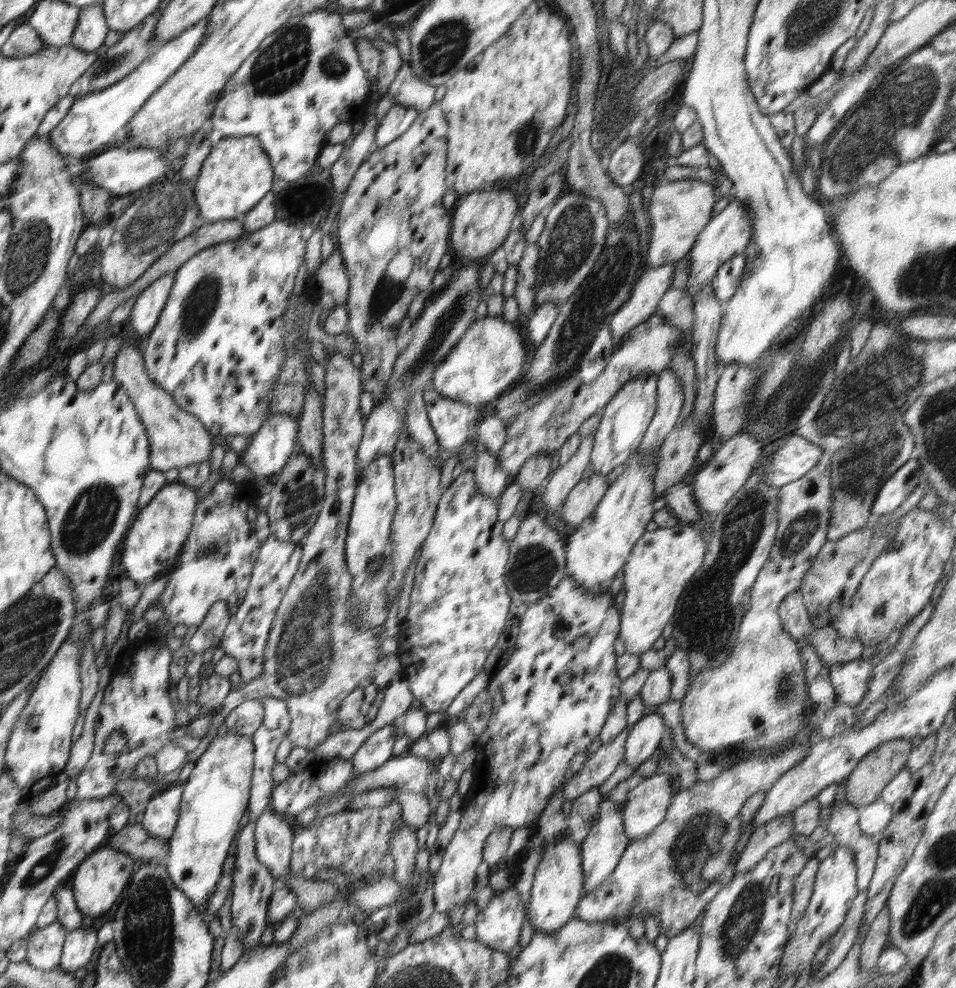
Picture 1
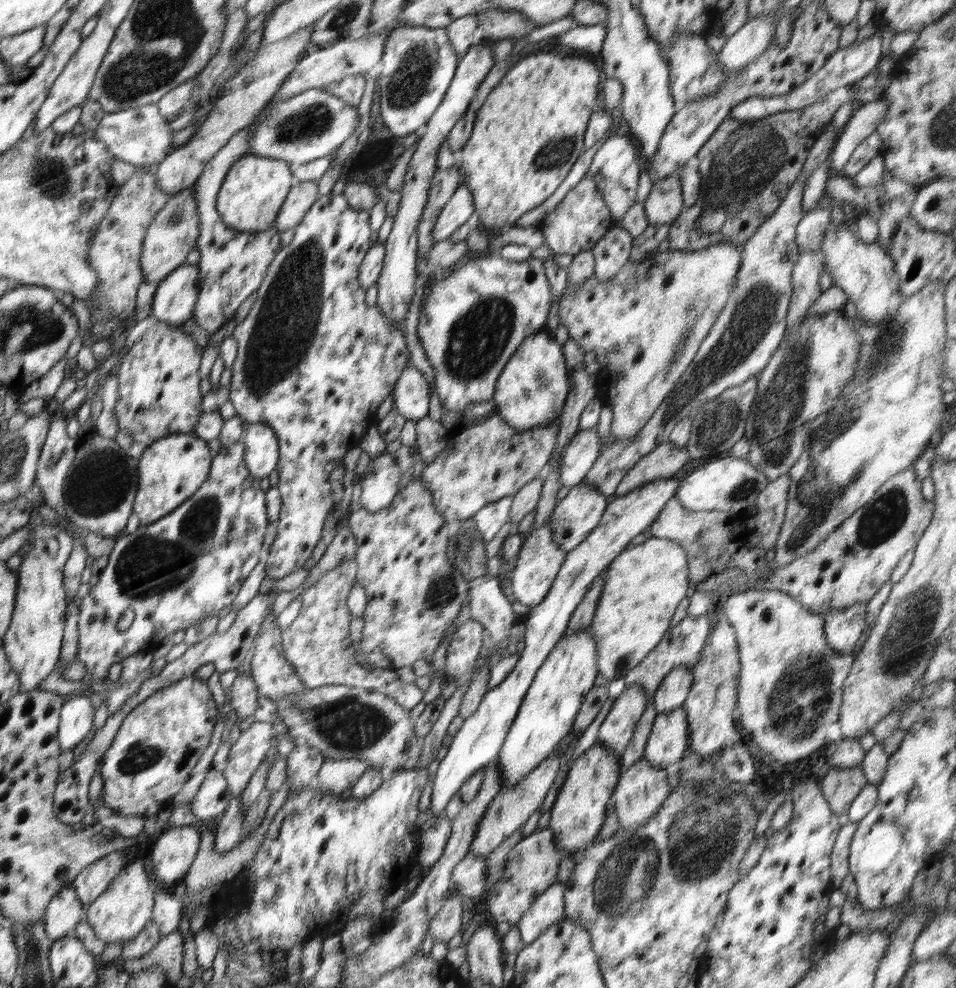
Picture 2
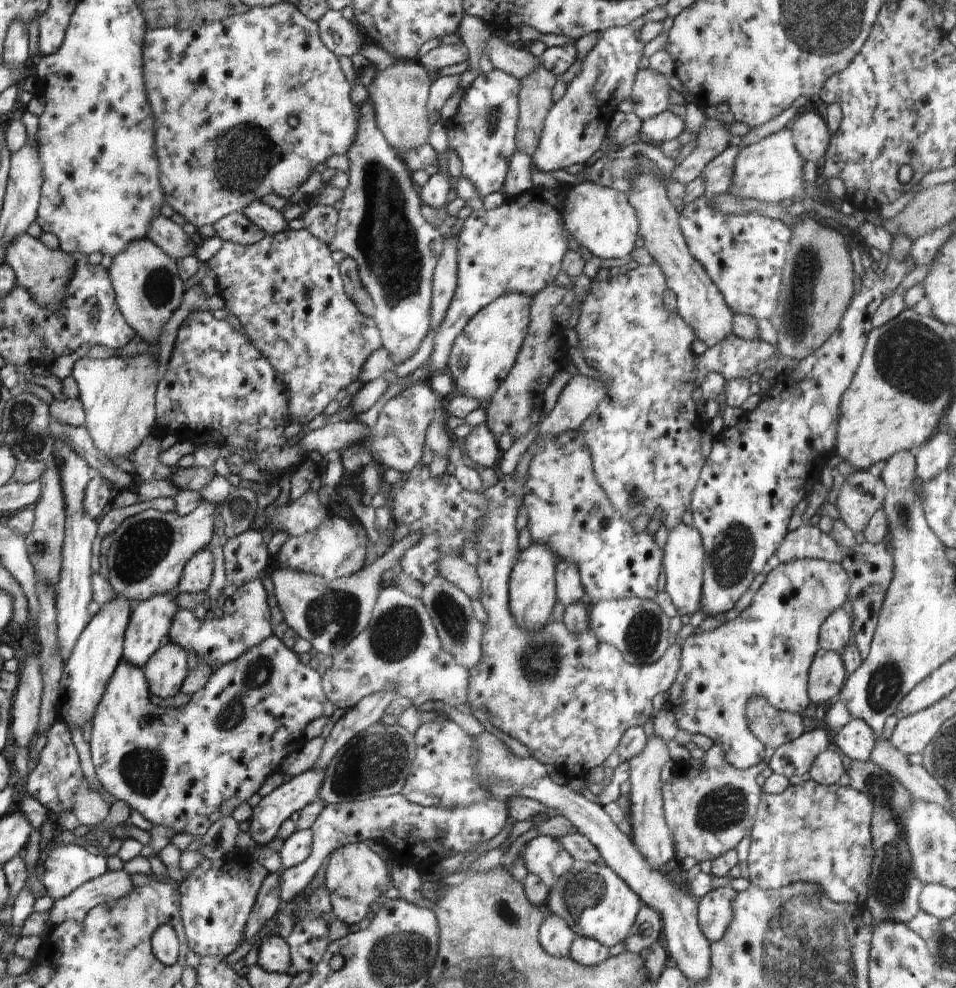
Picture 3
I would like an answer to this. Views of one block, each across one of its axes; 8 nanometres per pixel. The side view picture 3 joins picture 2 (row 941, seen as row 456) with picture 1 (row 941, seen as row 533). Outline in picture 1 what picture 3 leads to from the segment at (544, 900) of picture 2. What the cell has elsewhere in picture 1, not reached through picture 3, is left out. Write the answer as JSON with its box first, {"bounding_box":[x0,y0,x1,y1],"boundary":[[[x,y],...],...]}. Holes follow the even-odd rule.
{"bounding_box":[472,885,524,952],"boundary":[[[514,885],[501,893],[496,893],[494,898],[479,911],[472,927],[474,938],[484,943],[487,947],[497,951],[509,952],[518,944],[521,930],[524,924],[524,904],[521,901],[520,893]]]}

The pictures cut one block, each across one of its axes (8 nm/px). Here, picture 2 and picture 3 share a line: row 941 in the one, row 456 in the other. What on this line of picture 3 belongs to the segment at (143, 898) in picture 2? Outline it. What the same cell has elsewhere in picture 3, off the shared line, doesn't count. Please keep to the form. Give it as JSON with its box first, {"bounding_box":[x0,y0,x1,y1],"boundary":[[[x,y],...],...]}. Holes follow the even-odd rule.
{"bounding_box":[71,353,158,461],"boundary":[[[113,353],[106,359],[82,357],[76,360],[71,375],[77,382],[76,398],[83,404],[85,427],[102,456],[111,461],[128,456],[148,434],[155,433],[158,362],[148,353],[128,356]]]}

